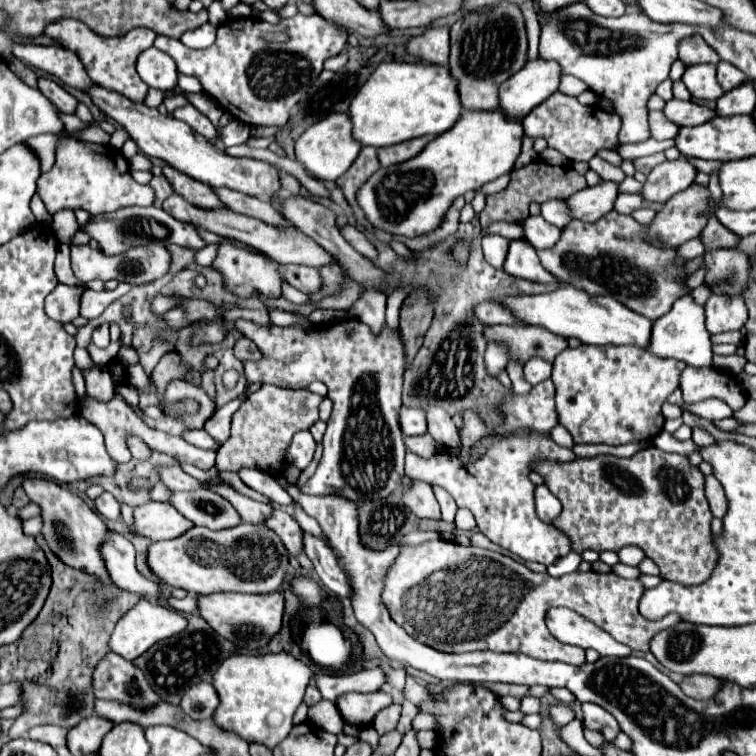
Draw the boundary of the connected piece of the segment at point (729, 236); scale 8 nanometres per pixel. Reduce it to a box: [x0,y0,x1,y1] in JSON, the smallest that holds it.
[702,216,740,250]

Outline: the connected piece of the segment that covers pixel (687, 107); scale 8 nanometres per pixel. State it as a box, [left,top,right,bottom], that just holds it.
[664,98,718,126]

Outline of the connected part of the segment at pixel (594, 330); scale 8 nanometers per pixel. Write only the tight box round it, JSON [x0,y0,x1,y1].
[502,286,652,346]

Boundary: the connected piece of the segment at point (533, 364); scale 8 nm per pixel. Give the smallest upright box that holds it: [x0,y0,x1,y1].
[524,358,552,386]

